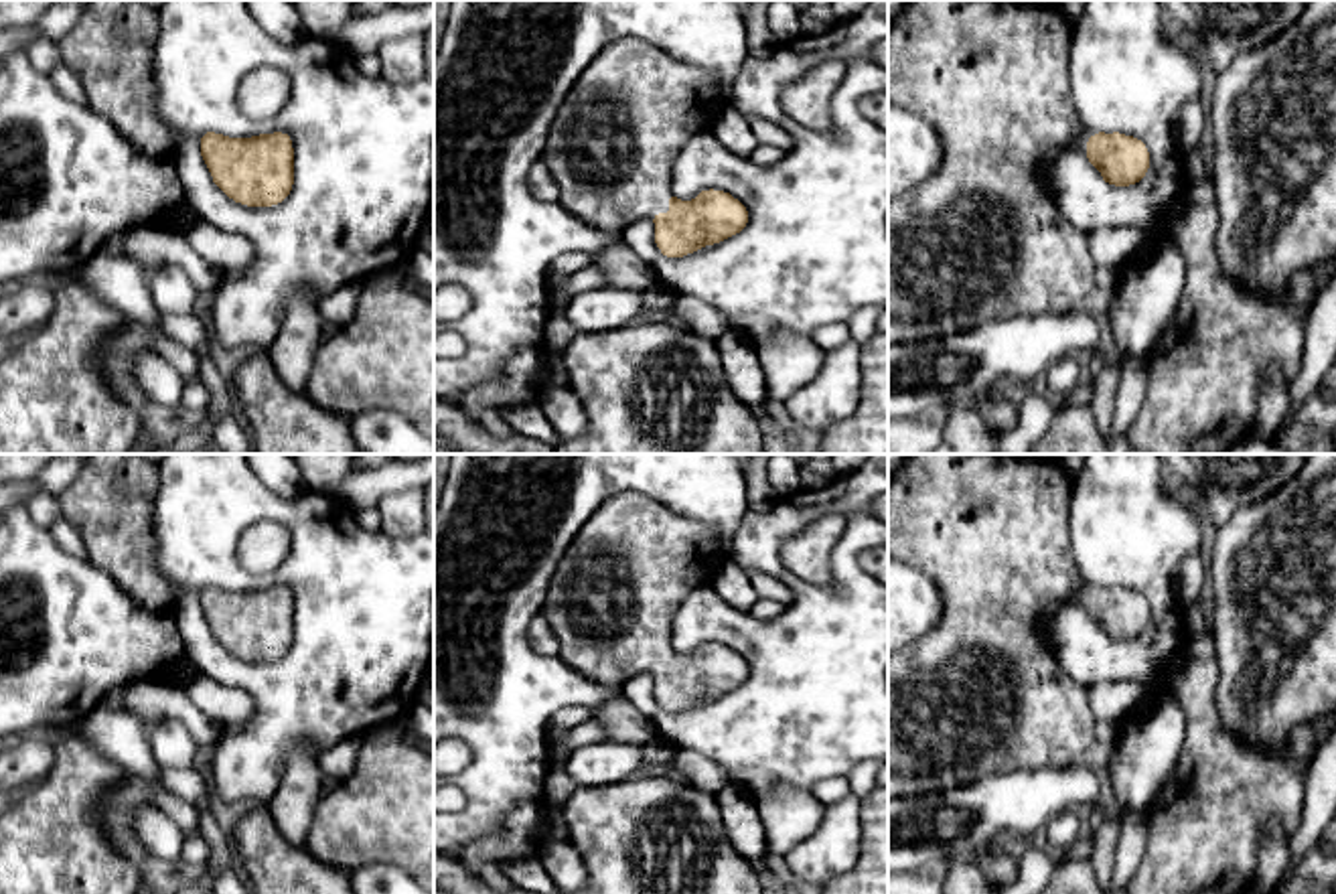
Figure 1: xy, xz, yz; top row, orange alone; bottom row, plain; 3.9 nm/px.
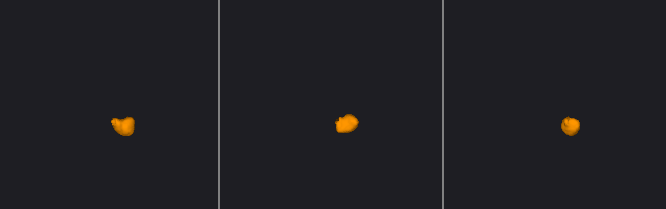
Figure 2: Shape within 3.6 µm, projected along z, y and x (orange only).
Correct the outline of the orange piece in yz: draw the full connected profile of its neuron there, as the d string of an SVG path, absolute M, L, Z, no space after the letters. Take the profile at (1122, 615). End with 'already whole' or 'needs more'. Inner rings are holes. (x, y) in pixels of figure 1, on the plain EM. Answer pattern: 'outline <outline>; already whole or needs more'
outline M906 454L888 480L888 553L924 572L943 594L943 618L924 637L888 659L888 799L906 795L941 793L971 785L989 774L1038 770L1072 764L1095 742L1097 716L1091 707L1091 689L1066 675L1044 632L1044 616L1058 604L1077 604L1115 641L1139 637L1149 622L1145 598L1119 586L1089 586L1081 582L1070 553L1070 505L1072 487L1058 456L1036 458L1032 454Z; needs more

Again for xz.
outline M643 493L608 497L582 525L545 592L541 614L558 639L558 657L614 693L630 677L651 673L655 697L667 712L683 712L740 687L748 665L730 647L710 643L691 655L671 647L677 608L695 588L712 586L726 560L703 523Z; needs more

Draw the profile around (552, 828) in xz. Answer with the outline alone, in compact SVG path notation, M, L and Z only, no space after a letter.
M547 807L539 825L539 839L541 851L553 841L570 841L570 833L560 807Z

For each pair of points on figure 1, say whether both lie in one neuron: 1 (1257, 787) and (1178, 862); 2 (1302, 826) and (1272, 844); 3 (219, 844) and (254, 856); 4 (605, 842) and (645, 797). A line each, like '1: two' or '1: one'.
1: one
2: two
3: two
4: one

